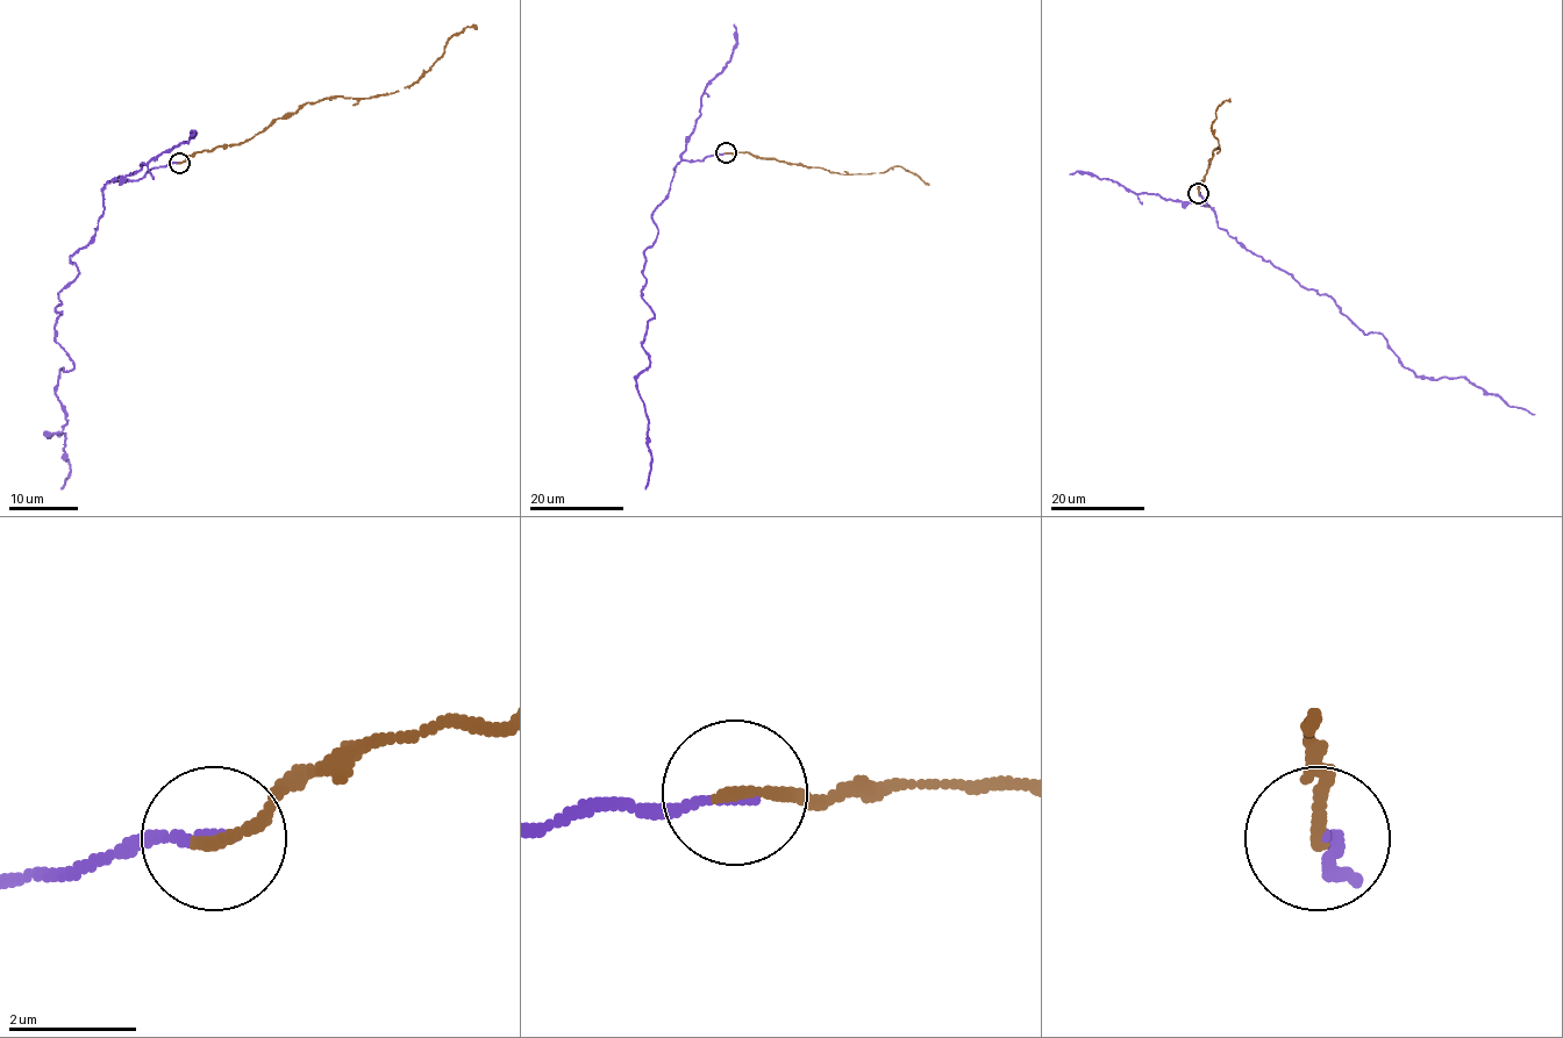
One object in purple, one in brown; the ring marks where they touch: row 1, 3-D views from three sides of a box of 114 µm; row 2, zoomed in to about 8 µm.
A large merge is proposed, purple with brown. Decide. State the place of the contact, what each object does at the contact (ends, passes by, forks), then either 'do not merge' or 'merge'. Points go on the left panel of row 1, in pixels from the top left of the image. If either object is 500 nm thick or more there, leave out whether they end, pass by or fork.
(179, 163) | purple ends | brown ends | merge

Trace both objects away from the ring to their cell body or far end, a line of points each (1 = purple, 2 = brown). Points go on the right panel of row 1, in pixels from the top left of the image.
1: (1199, 192), (1219, 228), (1307, 290), (1329, 295), (1364, 334), (1379, 333), (1415, 377), (1465, 378), (1534, 415)
2: (1198, 192), (1212, 151), (1220, 149), (1212, 131), (1215, 109), (1226, 100), (1229, 102)

